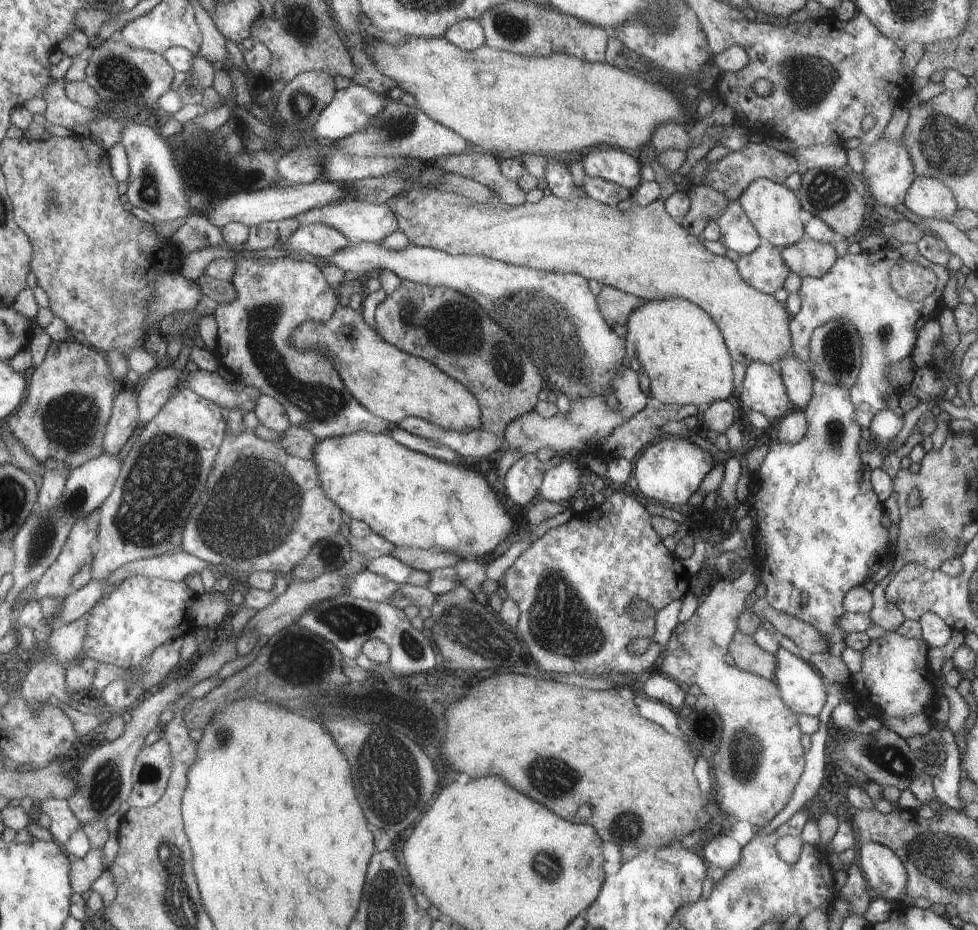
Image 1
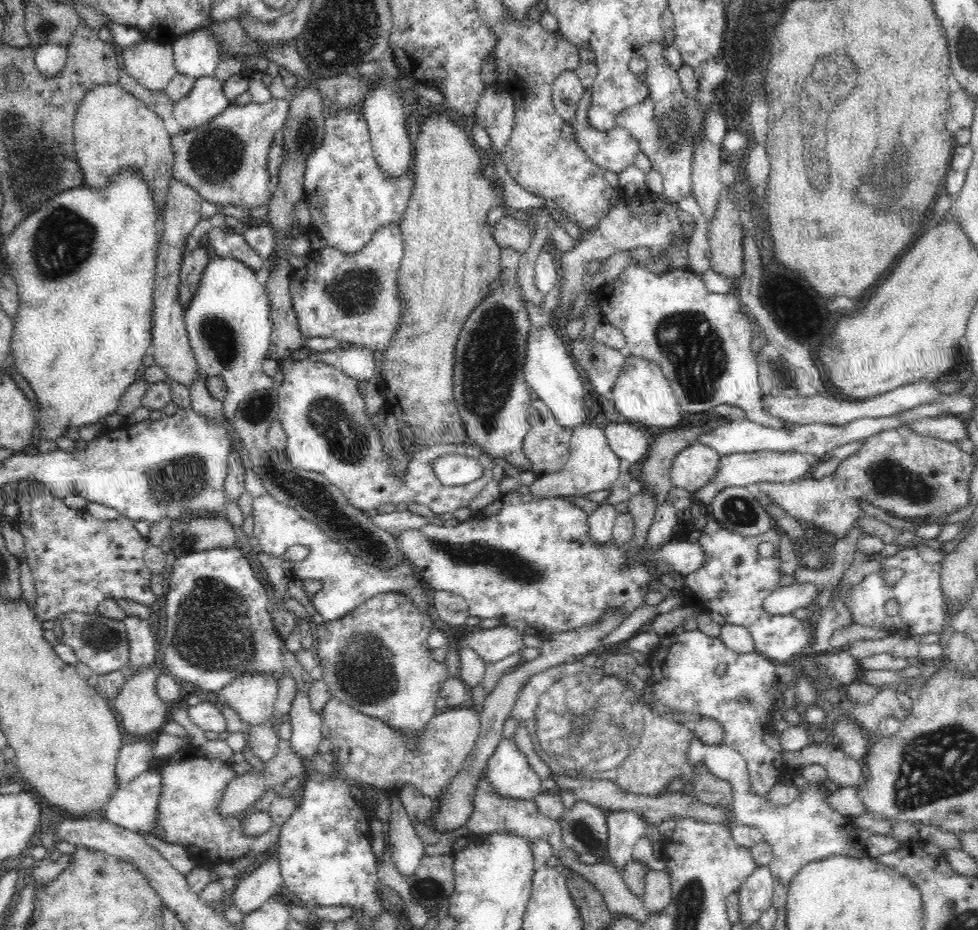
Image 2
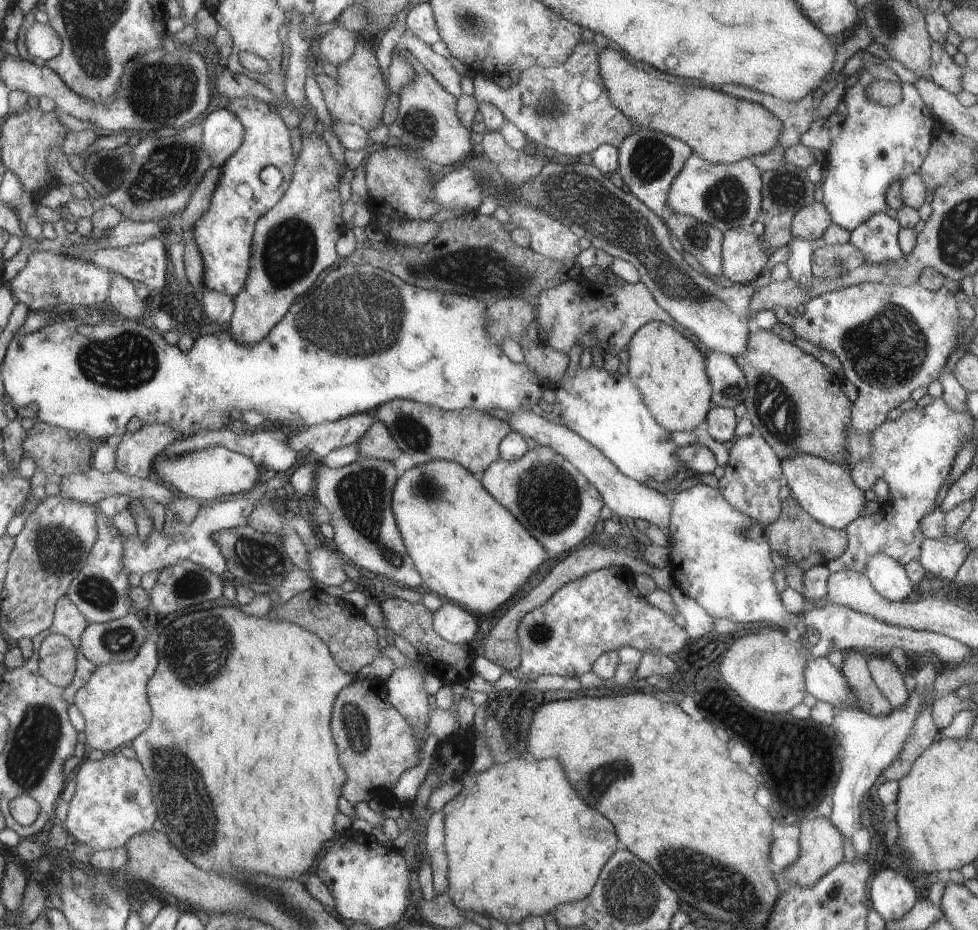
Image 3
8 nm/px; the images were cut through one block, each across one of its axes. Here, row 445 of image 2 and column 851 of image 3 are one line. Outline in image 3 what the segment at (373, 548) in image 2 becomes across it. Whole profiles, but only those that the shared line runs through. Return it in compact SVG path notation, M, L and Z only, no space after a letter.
M850 242L844 245L826 245L818 248L812 256L814 277L838 277L866 263L864 254Z

